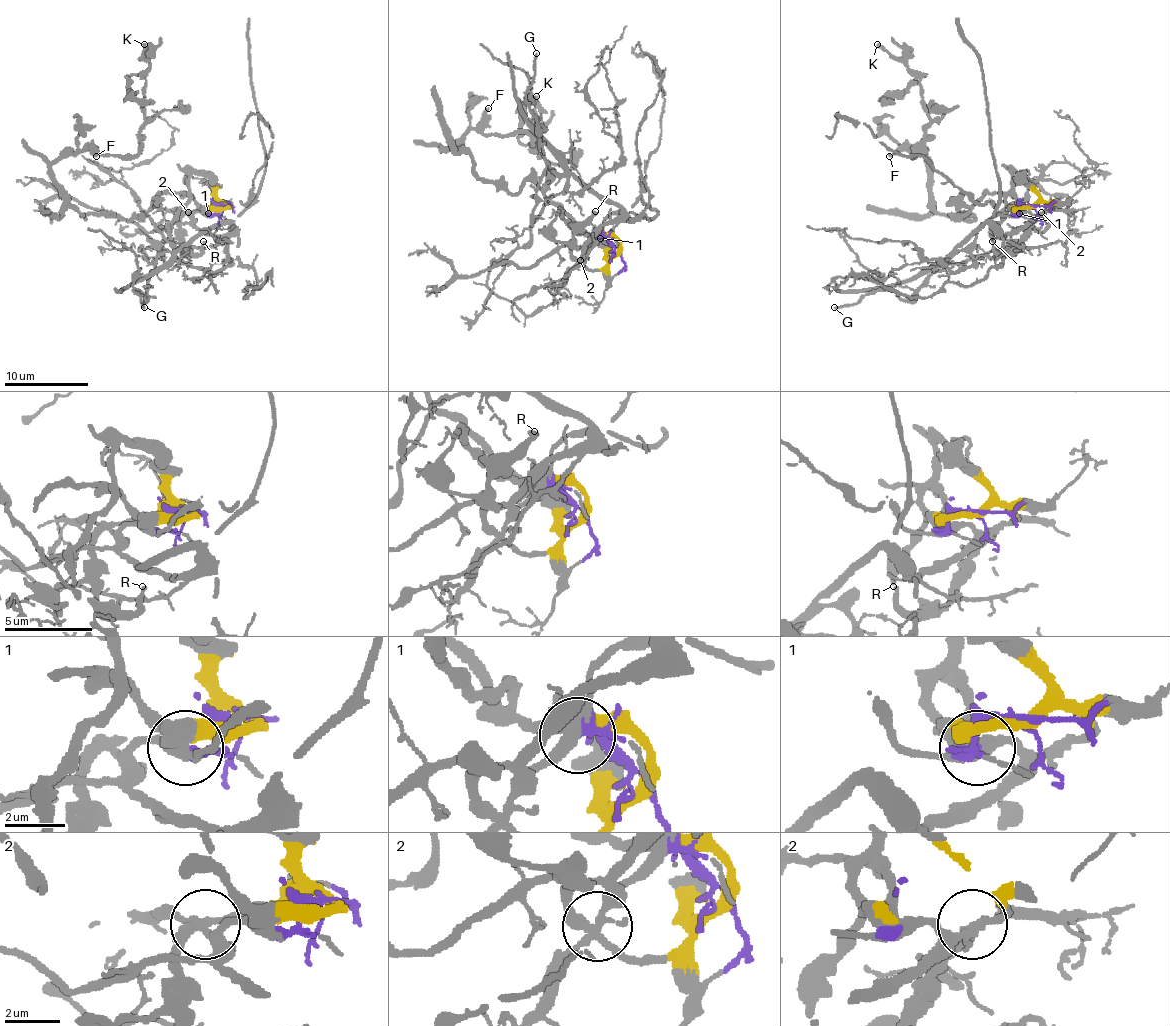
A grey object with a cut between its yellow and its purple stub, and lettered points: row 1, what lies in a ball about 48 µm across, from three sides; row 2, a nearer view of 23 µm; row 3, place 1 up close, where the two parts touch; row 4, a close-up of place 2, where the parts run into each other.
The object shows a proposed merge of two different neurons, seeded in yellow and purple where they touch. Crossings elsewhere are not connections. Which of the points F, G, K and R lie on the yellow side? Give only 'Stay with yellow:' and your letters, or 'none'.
Stay with yellow: F, K, R

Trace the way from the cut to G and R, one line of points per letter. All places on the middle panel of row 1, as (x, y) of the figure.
G: (618, 250), (606, 238), (598, 238), (585, 250), (621, 209), (589, 190), (543, 148), (526, 91), (537, 53)
R: (618, 250), (600, 269), (589, 269), (572, 255), (574, 234), (595, 211)

